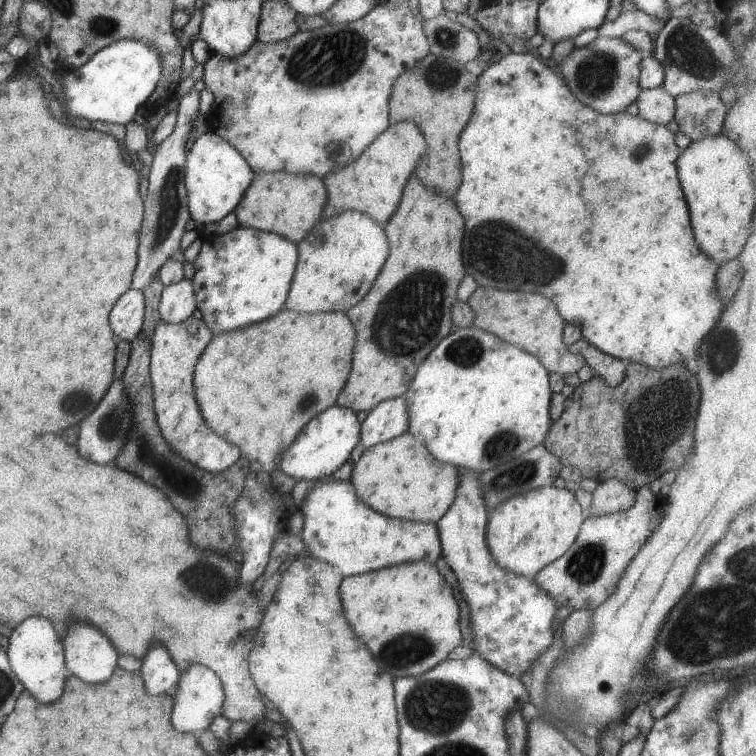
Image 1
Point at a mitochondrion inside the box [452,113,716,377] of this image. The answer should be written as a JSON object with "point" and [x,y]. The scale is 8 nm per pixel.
{"point":[498,250]}

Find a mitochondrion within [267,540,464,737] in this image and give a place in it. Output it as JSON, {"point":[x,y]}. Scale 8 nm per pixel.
{"point":[406,650]}

